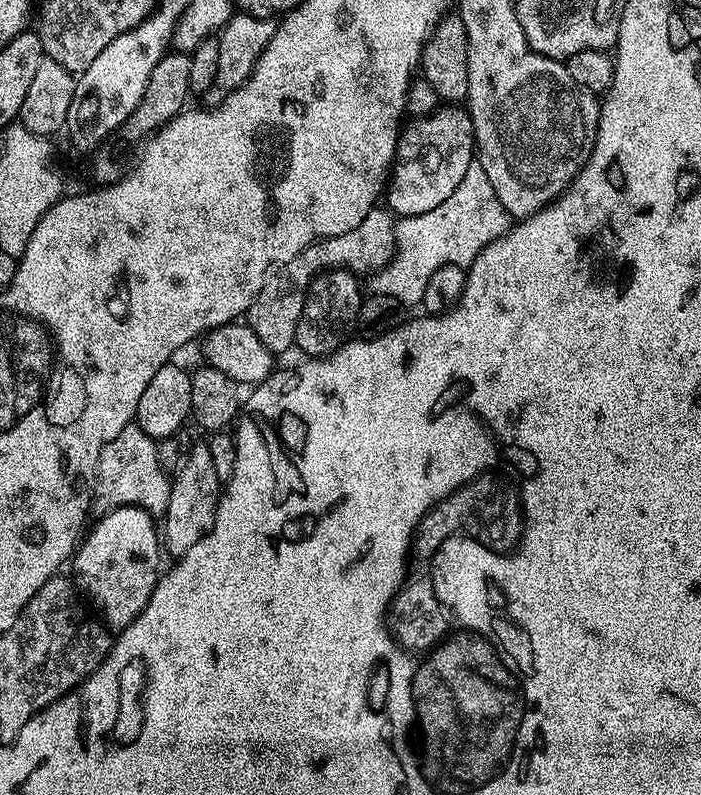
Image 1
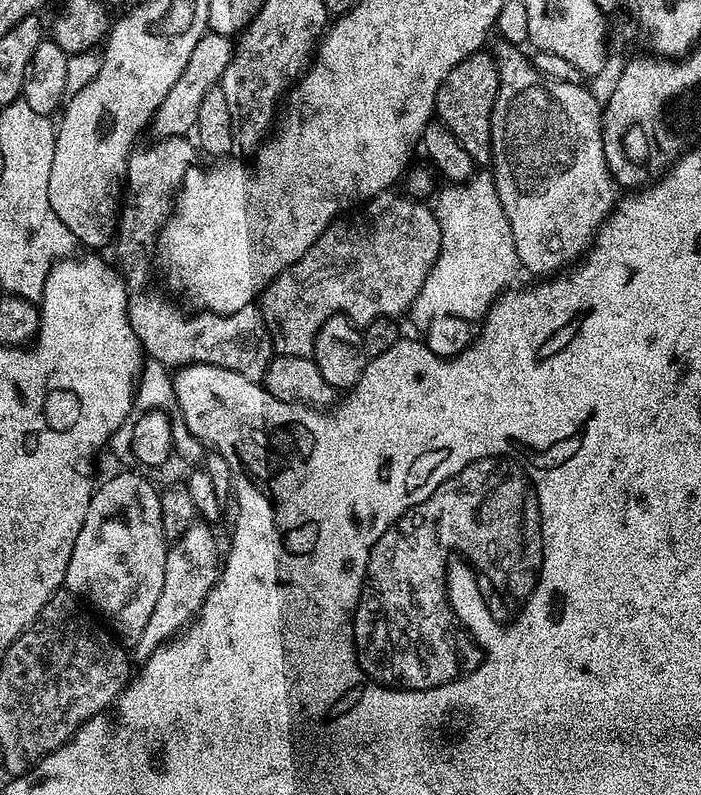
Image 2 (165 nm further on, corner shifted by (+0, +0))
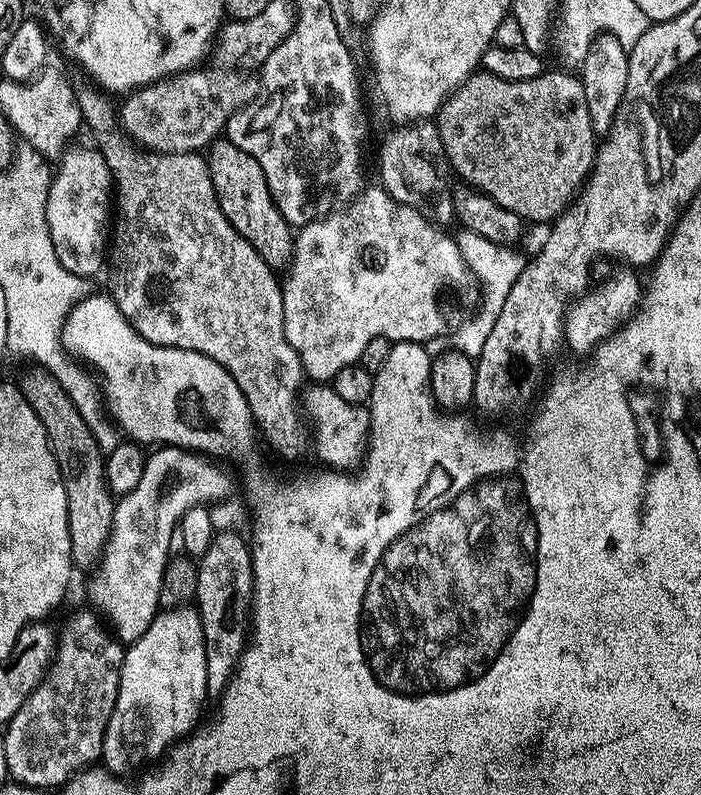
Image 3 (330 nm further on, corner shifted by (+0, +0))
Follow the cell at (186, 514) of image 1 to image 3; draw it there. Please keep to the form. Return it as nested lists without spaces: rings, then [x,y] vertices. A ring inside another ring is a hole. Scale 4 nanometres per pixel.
[[[192,606],[157,611],[150,630],[127,645],[118,698],[104,735],[103,763],[109,769],[124,770],[120,768],[130,767],[136,756],[140,760],[147,756],[163,757],[170,745],[197,727],[200,707],[208,699],[206,646],[200,613]]]

